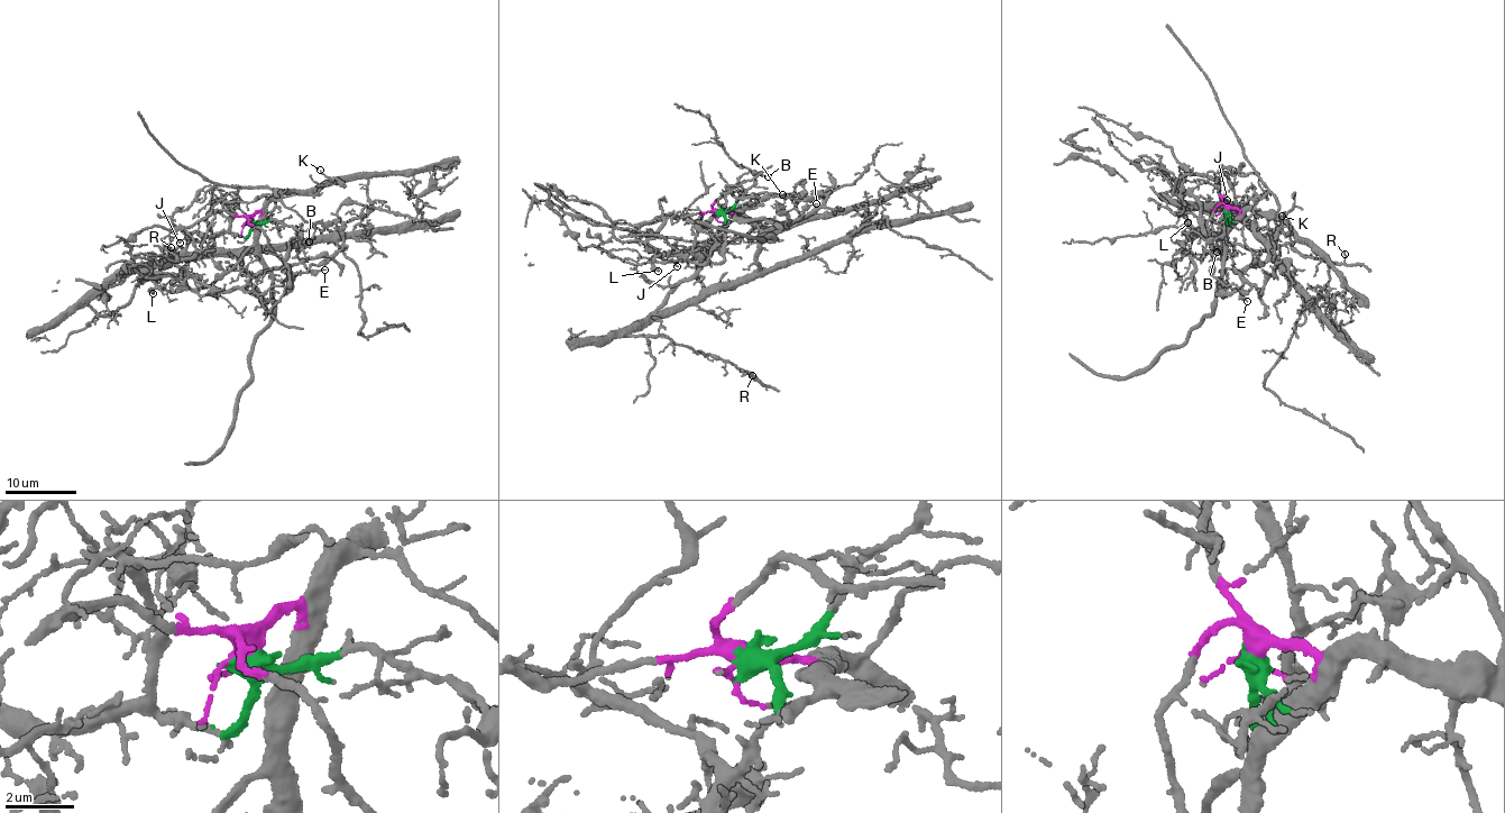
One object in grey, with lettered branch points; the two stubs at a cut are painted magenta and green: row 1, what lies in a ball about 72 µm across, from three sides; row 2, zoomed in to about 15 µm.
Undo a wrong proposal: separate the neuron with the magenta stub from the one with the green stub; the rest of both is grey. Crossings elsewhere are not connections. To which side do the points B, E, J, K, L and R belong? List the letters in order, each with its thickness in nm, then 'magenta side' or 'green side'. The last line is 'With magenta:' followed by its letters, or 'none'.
B: 180 nm | green side
E: 110 nm | green side
J: 140 nm | green side
K: 120 nm | magenta side
L: 340 nm | magenta side
R: 130 nm | green side
With magenta: K, L

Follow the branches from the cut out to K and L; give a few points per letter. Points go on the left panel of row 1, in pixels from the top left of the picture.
K: (250, 220), (278, 193), (303, 190), (309, 195), (330, 183), (320, 170)
L: (250, 220), (258, 212), (256, 239), (237, 265), (211, 284), (170, 292), (156, 289), (153, 294)

